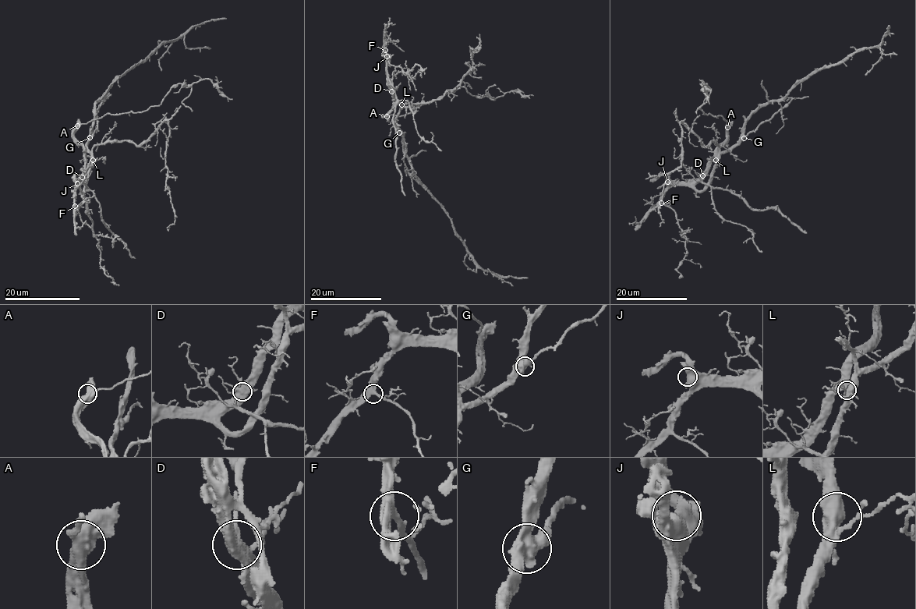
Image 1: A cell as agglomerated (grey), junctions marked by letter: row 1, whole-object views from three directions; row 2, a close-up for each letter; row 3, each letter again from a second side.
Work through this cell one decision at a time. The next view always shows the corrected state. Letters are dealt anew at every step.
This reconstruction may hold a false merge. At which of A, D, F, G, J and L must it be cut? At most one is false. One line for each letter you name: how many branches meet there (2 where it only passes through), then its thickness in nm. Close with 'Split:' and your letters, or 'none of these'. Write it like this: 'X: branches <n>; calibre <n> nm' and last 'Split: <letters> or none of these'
G: branches 3; calibre 600 nm
Split: G

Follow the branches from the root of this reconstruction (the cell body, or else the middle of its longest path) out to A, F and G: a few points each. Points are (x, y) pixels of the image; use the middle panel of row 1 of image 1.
A: (400, 107), (391, 86), (394, 105), (384, 115), (387, 116)
F: (400, 107), (390, 83), (385, 50)
G: (400, 107), (397, 118), (397, 129), (399, 132)

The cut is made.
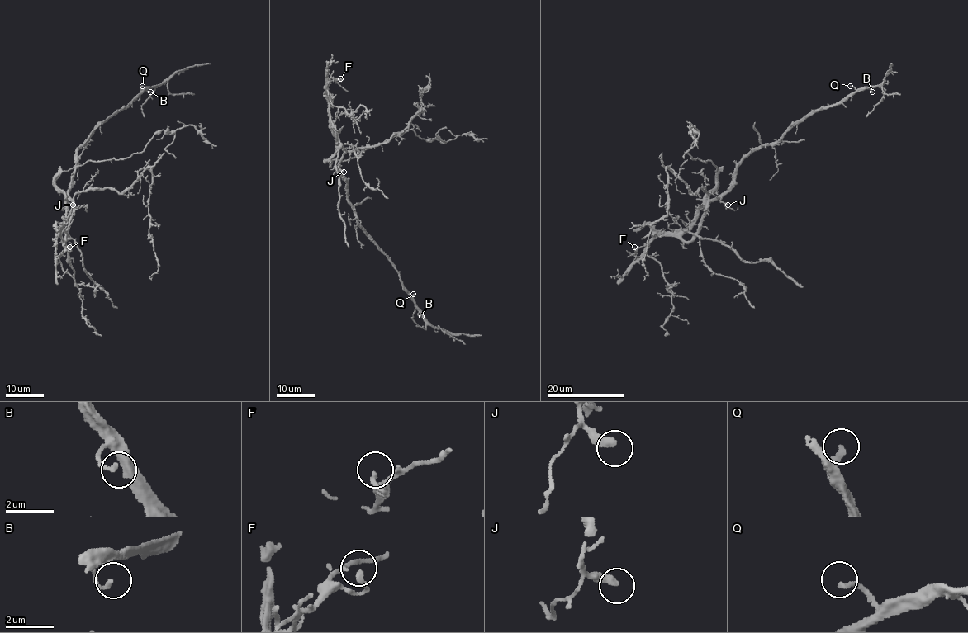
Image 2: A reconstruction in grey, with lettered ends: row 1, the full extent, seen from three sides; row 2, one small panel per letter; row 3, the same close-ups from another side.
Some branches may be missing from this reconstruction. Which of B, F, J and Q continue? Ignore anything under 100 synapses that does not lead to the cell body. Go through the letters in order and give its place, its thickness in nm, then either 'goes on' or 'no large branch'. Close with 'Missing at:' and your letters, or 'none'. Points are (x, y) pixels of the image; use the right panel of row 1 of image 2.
B: place (872, 92); calibre 160 nm; no large branch
F: place (634, 247); calibre 170 nm; no large branch
J: place (728, 205); calibre 360 nm; no large branch
Q: place (850, 86); calibre 200 nm; no large branch
Missing at: none

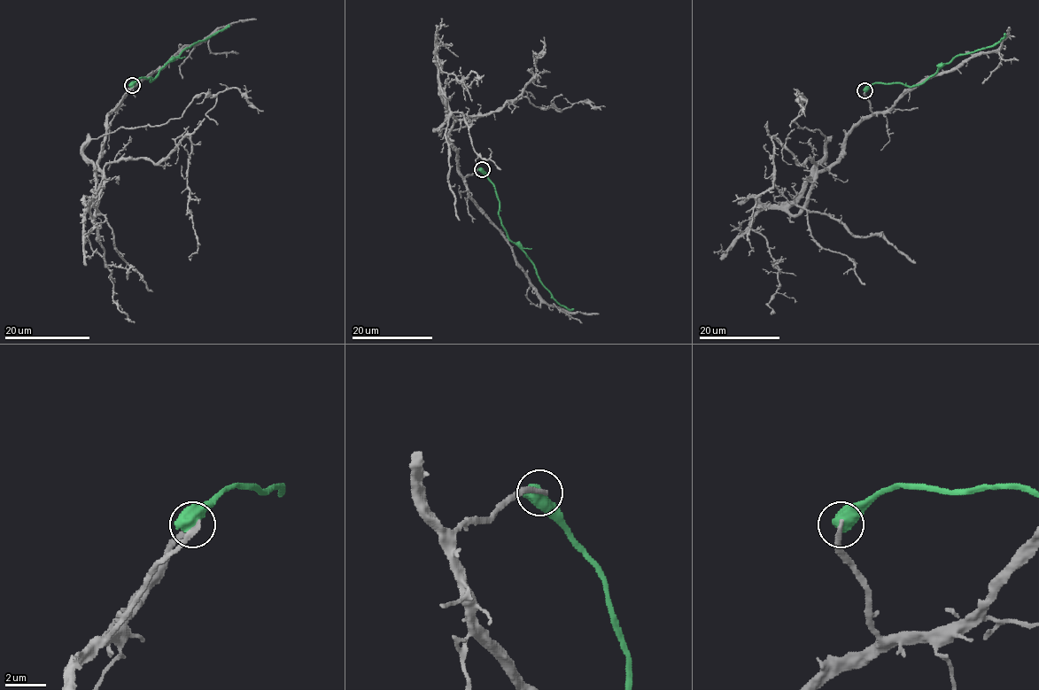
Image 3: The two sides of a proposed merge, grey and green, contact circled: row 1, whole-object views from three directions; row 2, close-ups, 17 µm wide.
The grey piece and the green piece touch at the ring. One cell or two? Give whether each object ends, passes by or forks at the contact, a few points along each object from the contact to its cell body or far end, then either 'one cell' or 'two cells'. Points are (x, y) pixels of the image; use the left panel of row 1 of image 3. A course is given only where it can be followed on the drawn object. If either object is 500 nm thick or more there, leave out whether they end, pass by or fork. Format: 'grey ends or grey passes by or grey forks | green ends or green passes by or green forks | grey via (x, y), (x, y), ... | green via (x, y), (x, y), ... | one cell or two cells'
grey via (133, 85), (108, 114), (96, 209), (93, 138), (165, 125), (230, 88), (263, 111) | green via (133, 85), (140, 78), (151, 78), (151, 81), (183, 50), (229, 24) | two cells

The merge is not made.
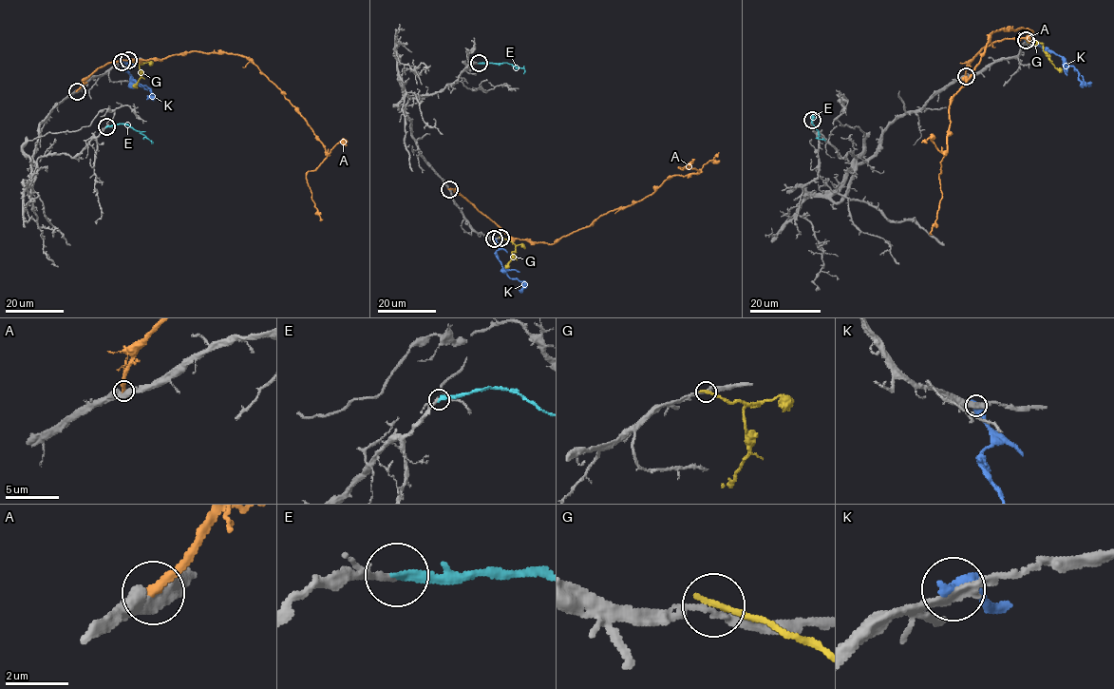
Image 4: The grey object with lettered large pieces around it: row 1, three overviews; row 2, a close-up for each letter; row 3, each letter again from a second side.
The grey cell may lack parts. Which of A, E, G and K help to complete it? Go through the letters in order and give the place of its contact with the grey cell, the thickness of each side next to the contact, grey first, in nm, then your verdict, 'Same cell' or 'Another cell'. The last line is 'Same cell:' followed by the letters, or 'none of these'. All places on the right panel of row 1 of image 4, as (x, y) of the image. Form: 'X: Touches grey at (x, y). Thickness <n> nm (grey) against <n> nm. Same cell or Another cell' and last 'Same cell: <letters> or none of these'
A: Touches grey at (966, 76). Thickness 400 nm (grey) against 320 nm. Another cell
E: Touches grey at (812, 120). Thickness 150 nm (grey) against 280 nm. Same cell
G: Touches grey at (1025, 39). Thickness 190 nm (grey) against 240 nm. Another cell
K: Touches grey at (1026, 40). Thickness 320 nm (grey) against 550 nm. Another cell
Same cell: E

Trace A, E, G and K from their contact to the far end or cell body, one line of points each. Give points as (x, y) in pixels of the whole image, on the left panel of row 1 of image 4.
A: (76, 91), (99, 67), (121, 60), (192, 51), (247, 56), (325, 149), (326, 158), (307, 174), (320, 220)
E: (106, 127), (126, 124), (151, 143)
G: (128, 60), (143, 63), (140, 65), (140, 78), (133, 86)
K: (122, 62), (126, 65), (123, 67), (130, 78), (146, 86), (154, 95), (147, 99)

